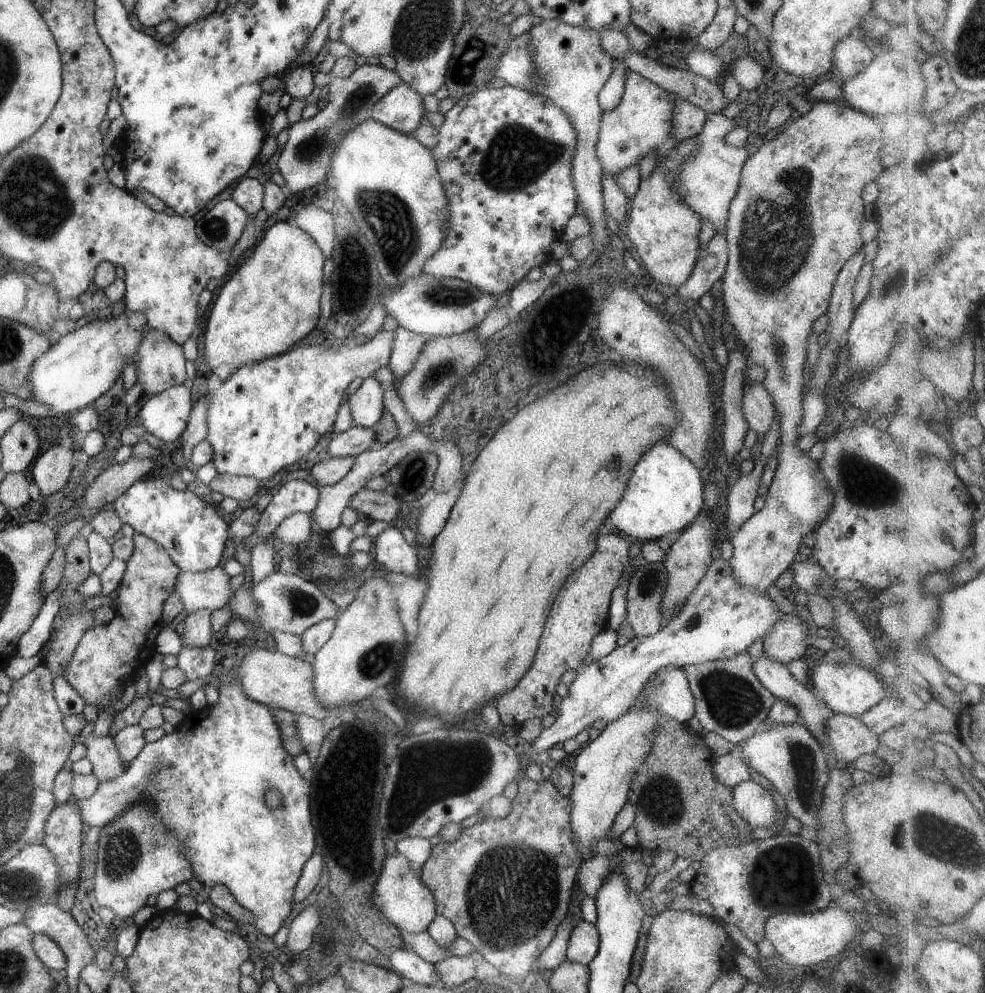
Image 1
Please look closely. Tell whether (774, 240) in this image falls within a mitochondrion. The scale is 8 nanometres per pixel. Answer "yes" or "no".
yes

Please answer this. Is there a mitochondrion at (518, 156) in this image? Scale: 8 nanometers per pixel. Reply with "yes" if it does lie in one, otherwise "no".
yes

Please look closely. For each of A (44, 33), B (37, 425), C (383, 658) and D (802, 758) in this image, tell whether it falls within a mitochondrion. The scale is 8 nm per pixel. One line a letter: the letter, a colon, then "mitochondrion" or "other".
A: other
B: other
C: mitochondrion
D: mitochondrion

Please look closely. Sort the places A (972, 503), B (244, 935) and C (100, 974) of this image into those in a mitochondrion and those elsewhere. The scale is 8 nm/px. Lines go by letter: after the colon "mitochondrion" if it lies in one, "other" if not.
A: other
B: other
C: other

